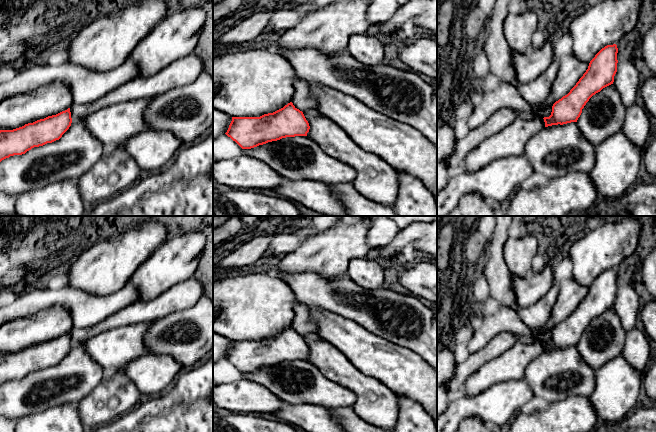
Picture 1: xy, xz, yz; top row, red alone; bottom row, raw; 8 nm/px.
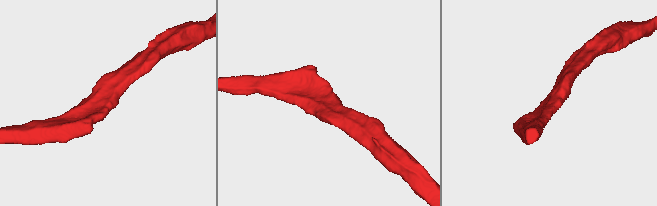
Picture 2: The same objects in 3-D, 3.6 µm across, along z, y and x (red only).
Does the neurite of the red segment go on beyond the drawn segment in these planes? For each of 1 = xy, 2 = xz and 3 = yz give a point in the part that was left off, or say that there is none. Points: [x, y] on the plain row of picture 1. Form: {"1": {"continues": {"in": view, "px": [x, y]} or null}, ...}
{"1": {"continues": null}, "2": {"continues": null}, "3": {"continues": null}}

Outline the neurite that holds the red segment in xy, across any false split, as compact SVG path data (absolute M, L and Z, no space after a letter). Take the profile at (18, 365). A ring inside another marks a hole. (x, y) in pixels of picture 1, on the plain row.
M70 332L13 354L0 354L0 386L59 364L72 347Z

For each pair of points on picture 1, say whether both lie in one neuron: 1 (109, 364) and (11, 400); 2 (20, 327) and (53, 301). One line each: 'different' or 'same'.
1: different
2: different

